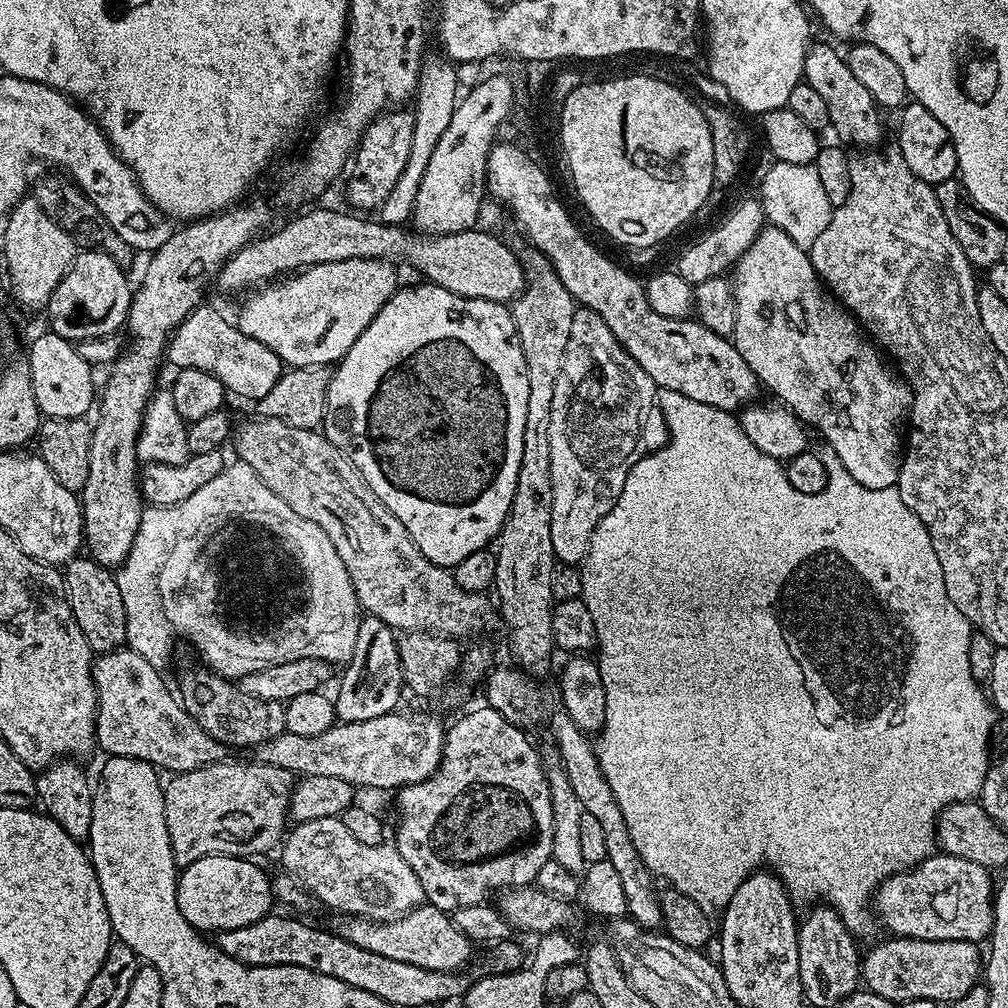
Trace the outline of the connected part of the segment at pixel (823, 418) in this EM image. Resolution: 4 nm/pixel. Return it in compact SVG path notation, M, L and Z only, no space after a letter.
M765 226L750 246L750 250L746 250L746 254L742 254L740 261L735 264L735 272L736 276L734 275L732 280L732 289L736 295L736 325L730 339L735 344L738 354L742 354L742 358L746 358L746 366L750 366L756 379L767 391L769 388L777 396L775 399L781 405L791 411L797 419L803 421L809 429L817 428L824 435L825 442L832 447L832 452L840 459L841 466L848 471L849 478L854 482L853 485L859 486L869 493L883 488L895 488L902 459L902 433L905 431L906 421L912 411L912 392L906 387L905 381L897 375L893 365L882 355L881 349L874 346L873 341L860 327L856 317L845 310L840 301L822 286L822 281L816 275L812 265L811 255L805 249L800 248L798 242L794 242L794 238L790 238L790 234L786 234L780 228Z

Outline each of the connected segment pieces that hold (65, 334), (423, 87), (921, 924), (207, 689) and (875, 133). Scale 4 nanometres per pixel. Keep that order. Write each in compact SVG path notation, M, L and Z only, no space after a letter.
M80 250L76 259L68 267L68 273L58 282L54 294L50 294L50 302L46 309L48 315L47 327L54 334L73 342L93 340L103 336L115 336L128 323L128 311L132 305L133 285L128 285L125 269L120 268L118 262L110 254L101 250Z
M443 54L425 55L420 64L420 81L416 84L414 97L414 142L410 142L410 158L406 158L406 166L402 174L398 174L398 182L394 182L394 190L390 190L390 194L384 196L384 203L379 205L378 219L381 224L404 226L411 221L418 186L422 186L422 174L426 174L426 166L430 166L430 154L434 154L438 138L442 138L446 126L450 126L450 118L454 118L458 99L455 68L453 61Z
M933 854L915 868L896 872L880 883L874 897L874 912L879 923L881 920L896 938L984 942L992 934L992 876L978 862Z
M199 667L188 668L181 674L178 696L198 726L202 726L202 730L206 730L215 740L229 749L252 750L257 744L265 744L270 738L278 738L278 734L284 732L284 704L254 698L242 691L231 679Z
M813 43L804 59L803 79L814 86L814 90L826 101L830 109L831 131L836 131L845 140L845 145L853 144L860 148L856 150L868 150L881 143L879 140L884 136L884 126L880 122L881 109L874 102L870 90L854 78L847 59L841 53L839 56L828 44Z

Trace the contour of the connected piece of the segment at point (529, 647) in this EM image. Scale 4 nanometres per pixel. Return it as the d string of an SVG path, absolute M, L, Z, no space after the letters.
M531 246L525 249L519 253L524 269L524 290L516 297L511 309L522 354L526 358L530 403L526 406L526 434L522 436L518 486L494 548L497 558L494 593L499 615L503 623L504 620L508 623L508 640L512 643L512 656L517 660L513 661L523 671L540 678L554 653L552 583L558 567L554 542L550 542L550 414L554 407L554 386L558 386L558 374L562 374L562 358L566 358L566 342L570 342L570 325L574 323L578 305L570 290L562 286L562 278L543 252L537 252Z

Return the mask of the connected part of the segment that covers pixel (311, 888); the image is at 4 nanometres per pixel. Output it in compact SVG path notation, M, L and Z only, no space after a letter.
M339 816L314 818L310 822L296 824L285 835L279 852L280 860L284 863L283 871L315 899L317 896L326 907L333 908L333 913L361 916L367 920L397 920L399 916L425 903L422 882L418 882L414 870L406 866L406 858L402 858L402 854L398 854L398 850L388 842L378 846L362 846L362 842L358 842L358 838L354 838L354 834L342 826Z

